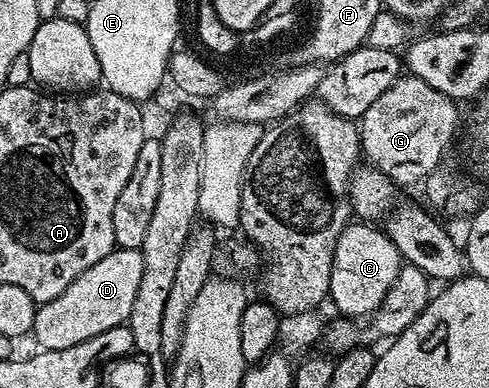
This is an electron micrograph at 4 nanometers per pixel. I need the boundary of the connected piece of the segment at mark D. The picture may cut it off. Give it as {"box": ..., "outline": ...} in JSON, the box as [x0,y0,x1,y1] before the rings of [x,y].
{"box":[31,247,145,351],"outline":[[[120,247],[110,251],[97,261],[97,265],[89,265],[89,269],[85,269],[61,297],[38,304],[31,326],[33,339],[45,351],[69,349],[69,345],[81,345],[81,341],[89,341],[89,337],[97,337],[97,333],[124,326],[136,300],[137,289],[141,288],[144,271],[145,261],[140,250]]]}

